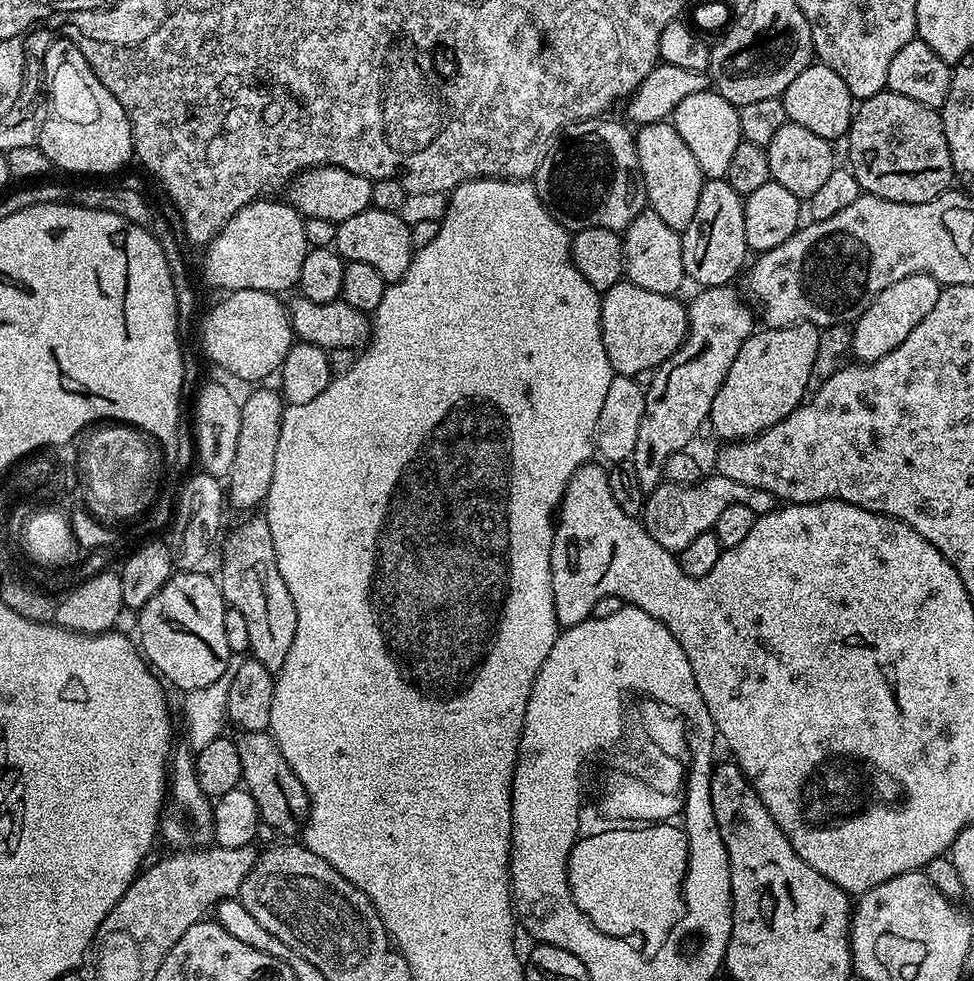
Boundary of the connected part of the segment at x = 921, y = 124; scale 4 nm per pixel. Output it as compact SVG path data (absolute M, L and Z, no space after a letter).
M885 90L874 94L868 100L859 101L852 125L848 127L846 143L849 160L847 163L861 189L869 196L886 198L890 202L917 204L930 202L935 196L940 196L953 187L950 146L946 142L946 130L940 113L930 106L922 106L922 102L914 102L914 98L906 98L897 92Z

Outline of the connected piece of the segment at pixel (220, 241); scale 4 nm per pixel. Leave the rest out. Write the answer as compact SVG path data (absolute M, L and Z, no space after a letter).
M257 198L246 205L238 214L226 222L224 229L203 249L204 280L212 288L224 288L228 292L238 290L262 290L284 294L287 288L295 289L300 282L302 262L309 250L308 239L304 233L305 217L301 216L291 204L276 200Z

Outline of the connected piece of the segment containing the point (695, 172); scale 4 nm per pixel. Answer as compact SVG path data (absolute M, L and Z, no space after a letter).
M671 122L645 124L639 131L635 133L636 153L647 207L652 208L654 214L666 222L666 226L683 234L686 226L690 226L690 221L694 219L698 194L702 194L706 177Z

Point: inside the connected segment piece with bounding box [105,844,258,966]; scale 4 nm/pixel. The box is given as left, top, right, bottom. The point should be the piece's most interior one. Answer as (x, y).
(170, 896)

